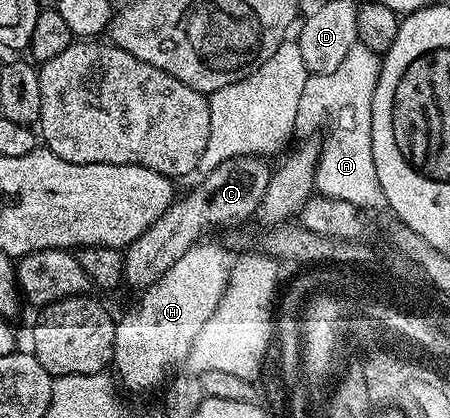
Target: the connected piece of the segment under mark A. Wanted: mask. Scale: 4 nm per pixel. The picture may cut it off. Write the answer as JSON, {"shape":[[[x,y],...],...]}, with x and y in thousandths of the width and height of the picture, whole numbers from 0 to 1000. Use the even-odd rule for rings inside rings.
{"shape":[[[796,103],[771,122],[762,151],[753,151],[744,170],[693,177],[673,208],[673,230],[664,234],[658,316],[687,333],[702,309],[722,299],[722,337],[711,340],[713,378],[704,385],[702,459],[718,471],[780,486],[804,505],[858,498],[824,361],[824,246],[844,167],[840,127]]]}

